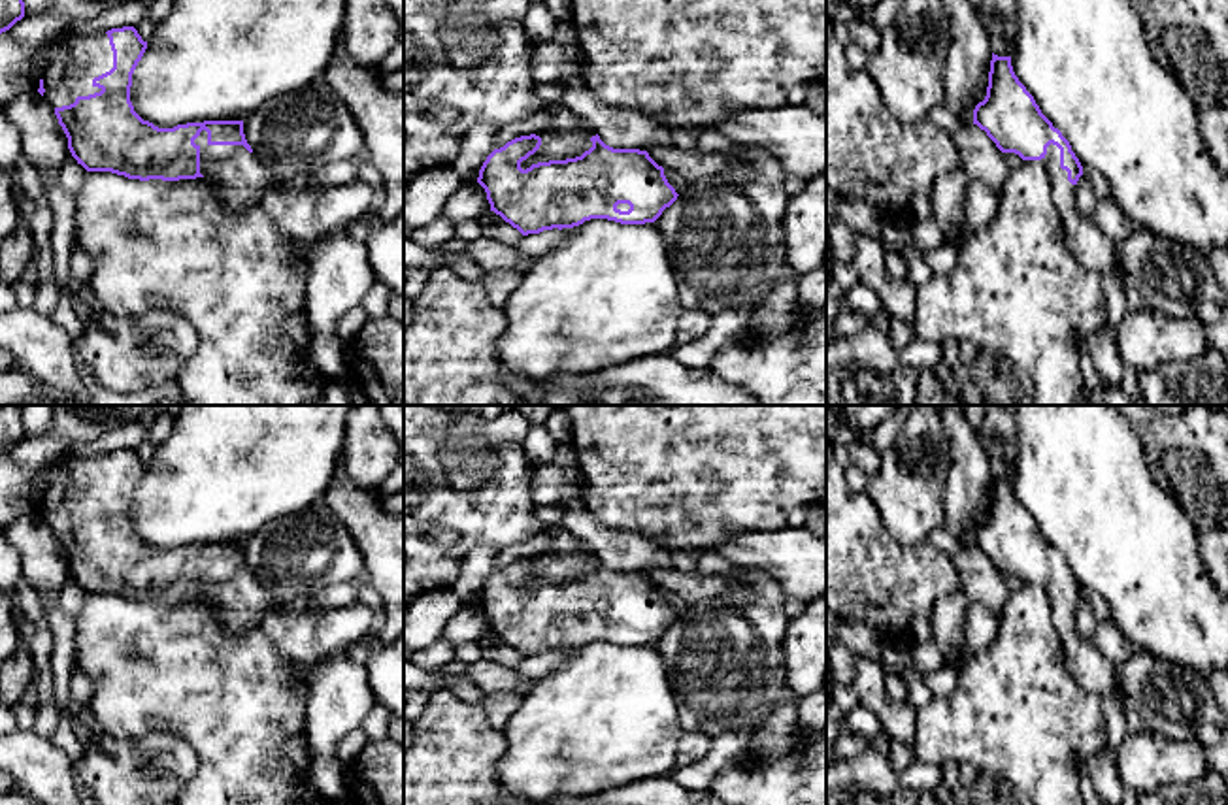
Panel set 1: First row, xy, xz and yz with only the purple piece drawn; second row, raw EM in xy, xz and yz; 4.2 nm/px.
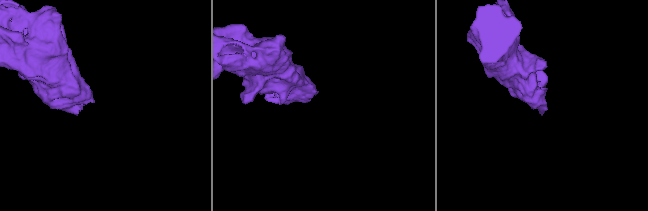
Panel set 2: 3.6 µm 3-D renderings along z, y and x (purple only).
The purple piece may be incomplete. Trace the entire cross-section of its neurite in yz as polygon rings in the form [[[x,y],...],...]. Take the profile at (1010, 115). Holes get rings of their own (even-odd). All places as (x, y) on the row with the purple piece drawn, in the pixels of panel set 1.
[[[992,53],[987,96],[973,109],[973,124],[985,130],[1002,153],[1043,162],[1068,249],[1079,264],[1098,273],[1120,268],[1117,243],[1077,211],[1075,190],[1083,175],[1079,158],[1015,75],[1011,57]]]

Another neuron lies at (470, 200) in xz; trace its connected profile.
[[[464,183],[445,204],[441,217],[453,224],[468,219],[481,219],[490,211],[487,192],[479,183]]]

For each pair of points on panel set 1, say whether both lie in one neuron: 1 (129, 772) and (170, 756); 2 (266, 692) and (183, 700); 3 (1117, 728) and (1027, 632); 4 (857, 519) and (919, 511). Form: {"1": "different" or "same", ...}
{"1": "same", "2": "same", "3": "different", "4": "different"}

